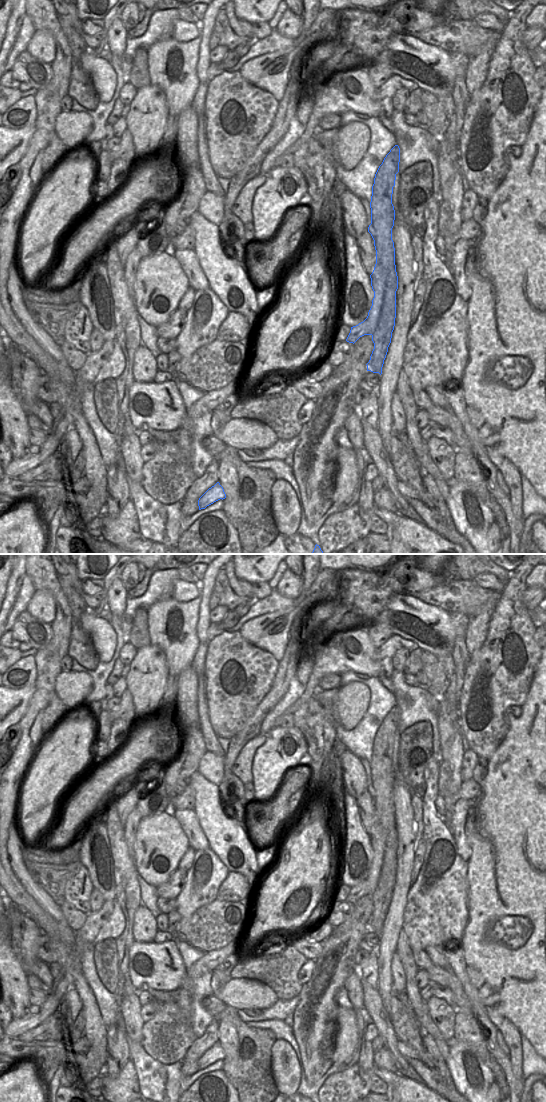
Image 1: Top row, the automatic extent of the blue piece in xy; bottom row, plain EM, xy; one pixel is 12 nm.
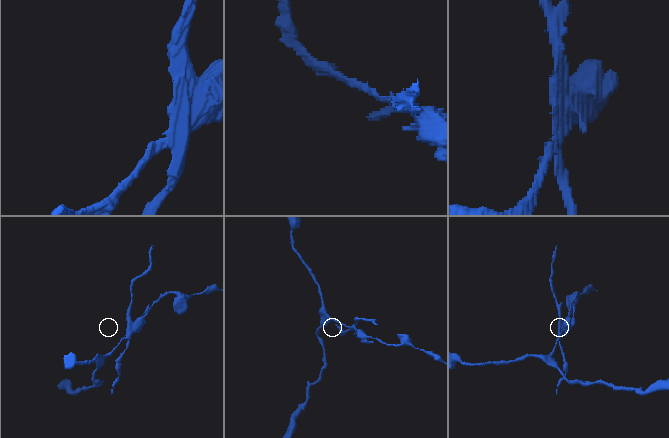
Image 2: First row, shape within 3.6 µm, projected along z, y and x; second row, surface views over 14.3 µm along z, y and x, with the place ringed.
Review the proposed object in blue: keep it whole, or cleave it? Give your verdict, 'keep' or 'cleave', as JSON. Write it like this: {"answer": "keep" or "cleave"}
{"answer": "cleave"}

